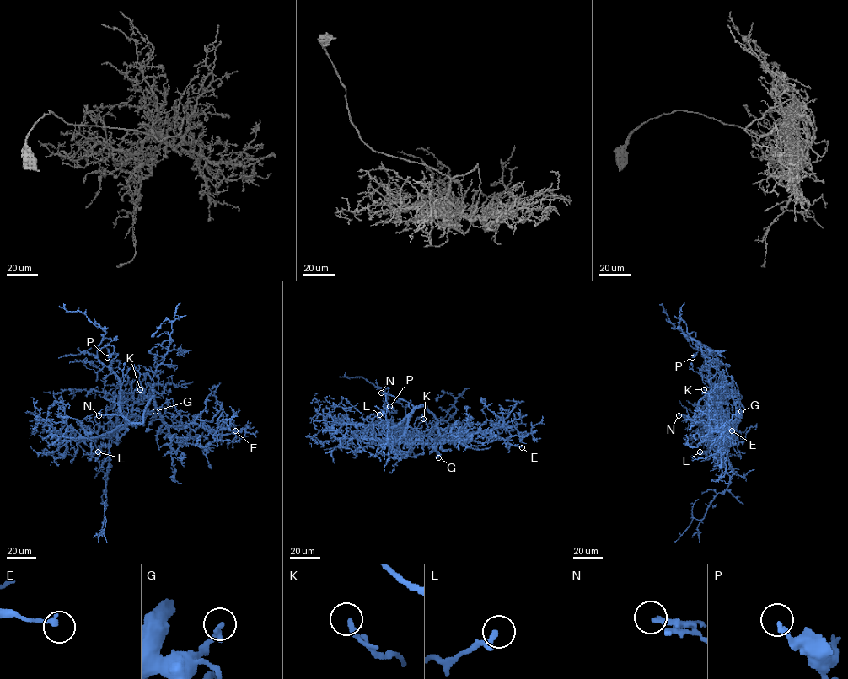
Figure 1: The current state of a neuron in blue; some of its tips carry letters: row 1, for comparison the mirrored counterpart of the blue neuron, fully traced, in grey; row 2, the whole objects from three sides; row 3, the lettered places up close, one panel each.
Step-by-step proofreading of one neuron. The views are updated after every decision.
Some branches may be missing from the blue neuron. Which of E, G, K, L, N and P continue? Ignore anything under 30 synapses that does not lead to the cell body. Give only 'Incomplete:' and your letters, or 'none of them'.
Incomplete: L, N

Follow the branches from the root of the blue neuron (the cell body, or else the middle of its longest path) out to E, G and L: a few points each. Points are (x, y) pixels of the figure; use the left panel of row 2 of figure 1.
E: (136, 423), (154, 396), (168, 425), (206, 425), (220, 435), (223, 427), (235, 430)
G: (136, 423), (142, 423), (146, 404), (153, 396), (160, 417), (152, 420), (155, 411)
L: (136, 423), (122, 424), (93, 436), (91, 454), (98, 451)

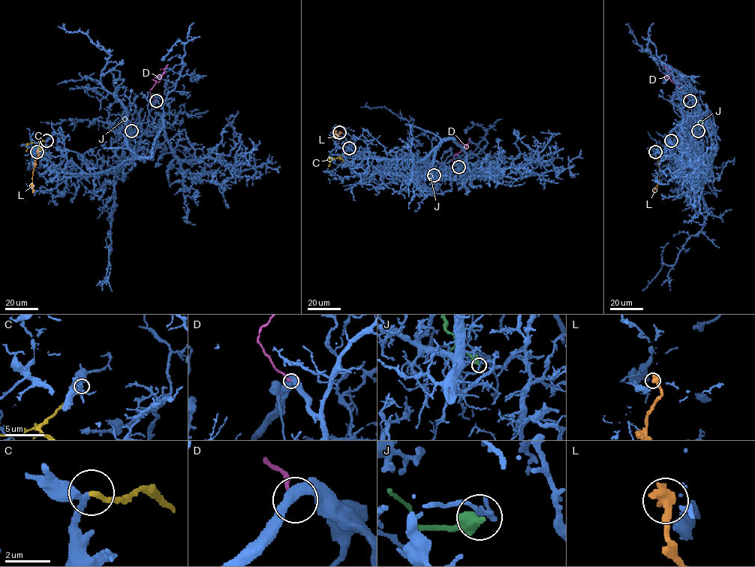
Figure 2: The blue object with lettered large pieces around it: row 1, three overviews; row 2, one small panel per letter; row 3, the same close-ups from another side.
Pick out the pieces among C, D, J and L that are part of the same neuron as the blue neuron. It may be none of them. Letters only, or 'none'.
none

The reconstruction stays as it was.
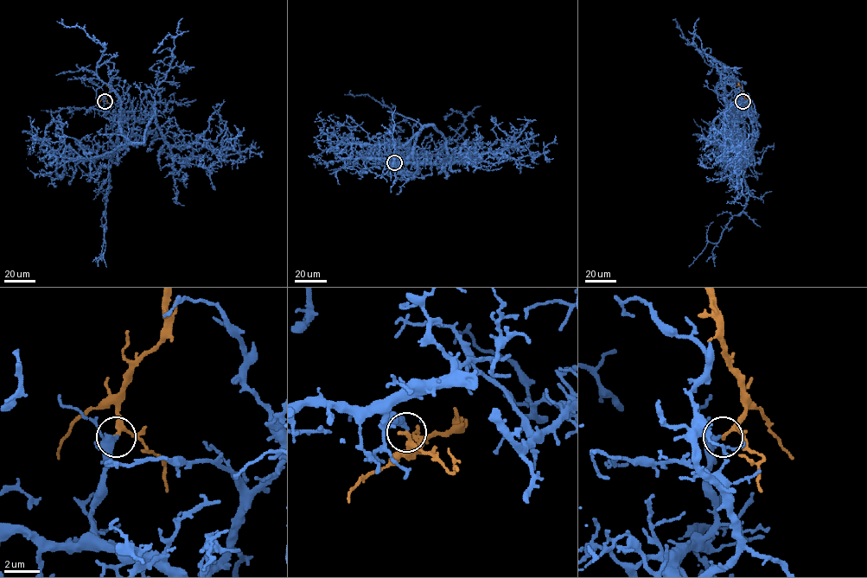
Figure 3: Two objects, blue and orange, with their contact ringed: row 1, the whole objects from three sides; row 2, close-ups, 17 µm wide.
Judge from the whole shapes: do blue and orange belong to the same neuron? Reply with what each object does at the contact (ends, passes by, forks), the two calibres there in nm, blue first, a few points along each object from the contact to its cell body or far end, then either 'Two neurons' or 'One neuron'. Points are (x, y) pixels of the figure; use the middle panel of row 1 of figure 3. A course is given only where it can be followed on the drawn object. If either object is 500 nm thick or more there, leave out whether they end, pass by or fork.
At the ring blue passes by. At the ring orange passes by. Thickness 320 nm (blue) against 180 nm. Course of blue: (394, 161), (430, 125), (457, 161), (493, 151), (499, 157), (535, 155), (555, 136). Course of orange: (394, 162), (398, 161), (397, 152). One neuron

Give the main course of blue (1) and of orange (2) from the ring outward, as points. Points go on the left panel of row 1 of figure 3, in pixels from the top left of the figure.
1: (105, 101), (132, 142), (156, 115), (170, 144), (261, 157)
2: (105, 101), (108, 86)

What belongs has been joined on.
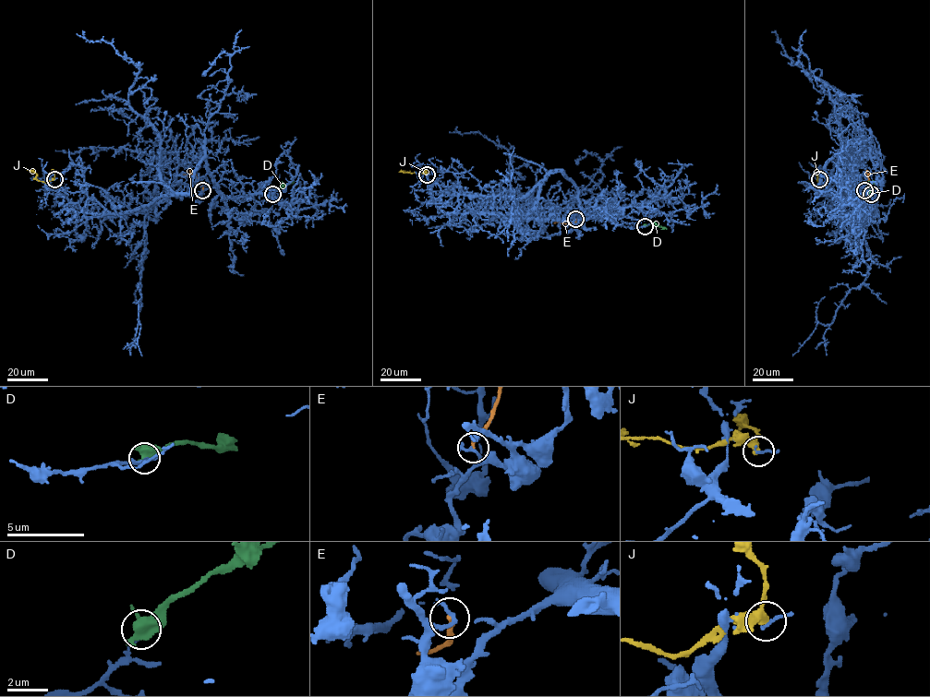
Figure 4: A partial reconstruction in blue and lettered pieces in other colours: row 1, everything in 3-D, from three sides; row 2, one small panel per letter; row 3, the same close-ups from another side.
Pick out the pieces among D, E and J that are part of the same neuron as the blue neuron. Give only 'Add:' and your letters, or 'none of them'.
Add: none of them

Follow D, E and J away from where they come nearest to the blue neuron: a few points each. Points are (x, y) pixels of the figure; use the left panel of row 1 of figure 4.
D: (272, 193), (294, 180)
E: (203, 190), (193, 174), (181, 175)
J: (54, 179), (45, 182), (39, 181), (37, 174), (26, 168)

